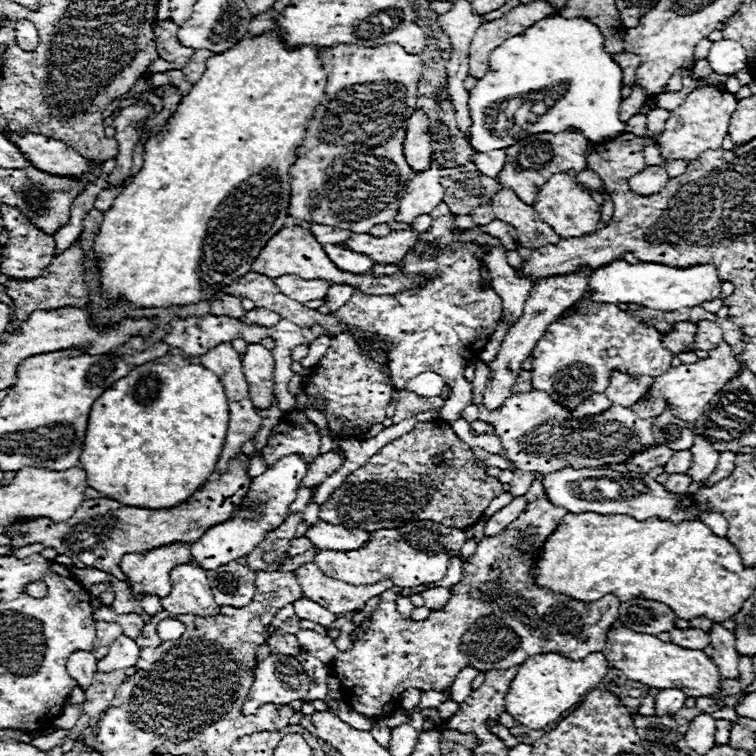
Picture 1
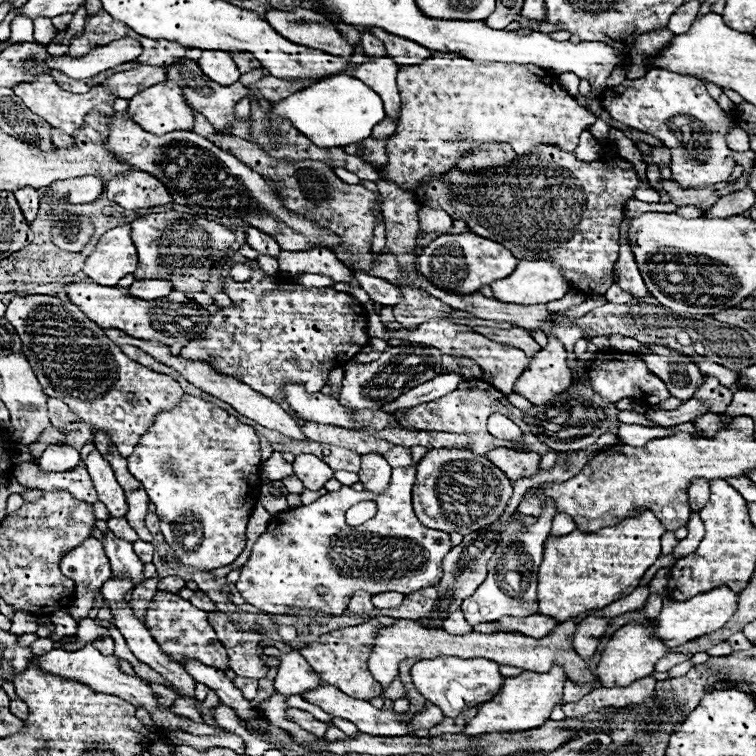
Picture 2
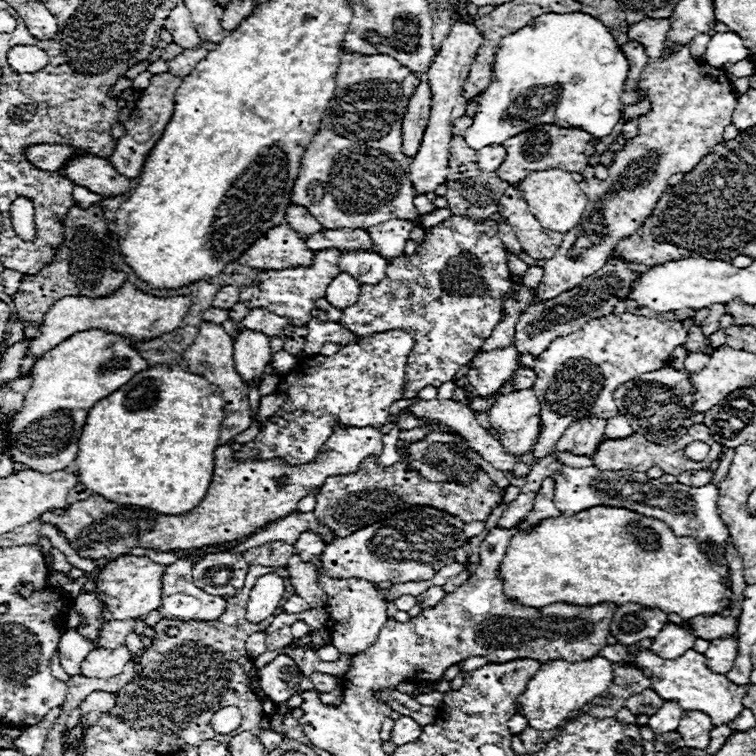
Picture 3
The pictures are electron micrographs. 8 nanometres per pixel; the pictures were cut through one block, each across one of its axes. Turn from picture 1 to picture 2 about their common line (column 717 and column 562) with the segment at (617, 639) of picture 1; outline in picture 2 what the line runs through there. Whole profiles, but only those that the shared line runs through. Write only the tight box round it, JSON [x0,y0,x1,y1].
[462,666,570,736]

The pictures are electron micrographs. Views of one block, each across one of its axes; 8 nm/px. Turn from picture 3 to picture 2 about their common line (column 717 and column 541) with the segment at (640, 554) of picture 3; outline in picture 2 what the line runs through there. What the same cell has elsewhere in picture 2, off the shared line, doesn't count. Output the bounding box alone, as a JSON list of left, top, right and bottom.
[538,510,664,622]

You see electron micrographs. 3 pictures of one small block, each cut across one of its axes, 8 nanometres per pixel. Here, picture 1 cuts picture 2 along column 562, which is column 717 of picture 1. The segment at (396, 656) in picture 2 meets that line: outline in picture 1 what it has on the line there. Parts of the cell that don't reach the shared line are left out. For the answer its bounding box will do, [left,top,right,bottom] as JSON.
[710,622,738,678]

